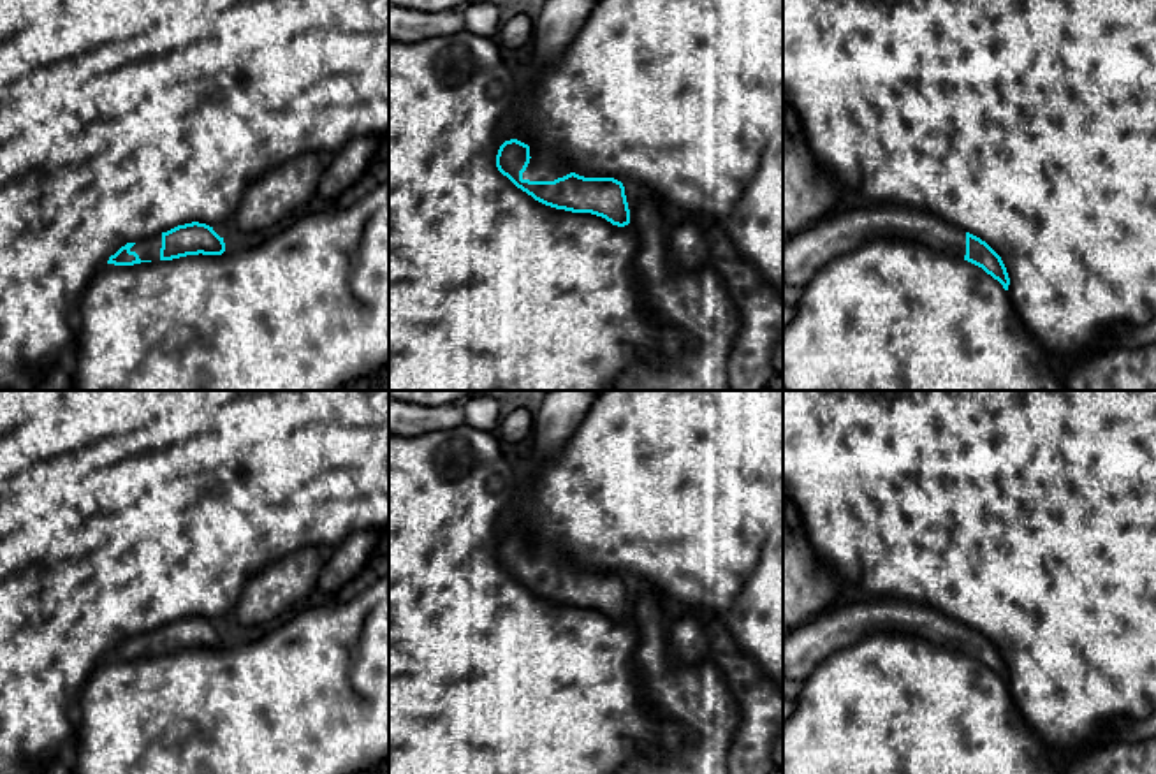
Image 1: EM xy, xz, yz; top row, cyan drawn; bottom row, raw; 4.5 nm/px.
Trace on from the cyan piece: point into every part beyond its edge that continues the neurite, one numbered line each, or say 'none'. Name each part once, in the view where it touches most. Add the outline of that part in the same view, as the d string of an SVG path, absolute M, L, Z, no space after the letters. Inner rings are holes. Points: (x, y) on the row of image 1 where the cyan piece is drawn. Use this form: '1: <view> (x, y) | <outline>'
1: xz (544, 166) | M530 148L530 164L523 172L523 179L530 181L554 181L570 174L570 169L558 158L554 150Z

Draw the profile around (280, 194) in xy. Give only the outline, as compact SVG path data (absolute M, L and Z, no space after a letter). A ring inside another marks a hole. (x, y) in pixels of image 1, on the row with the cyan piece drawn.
M306 151L255 179L245 192L234 220L241 232L264 236L304 211L318 188L324 167Z

